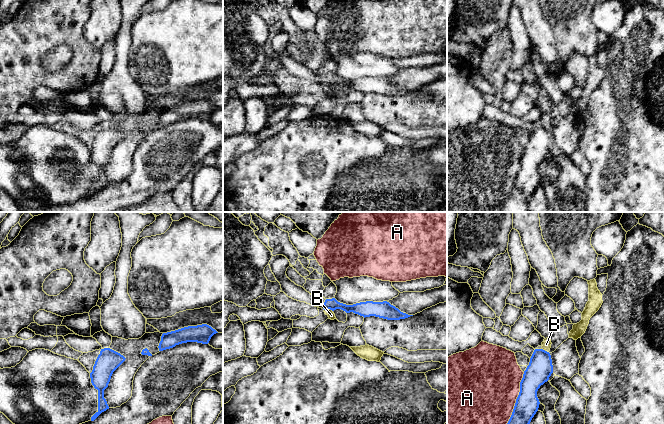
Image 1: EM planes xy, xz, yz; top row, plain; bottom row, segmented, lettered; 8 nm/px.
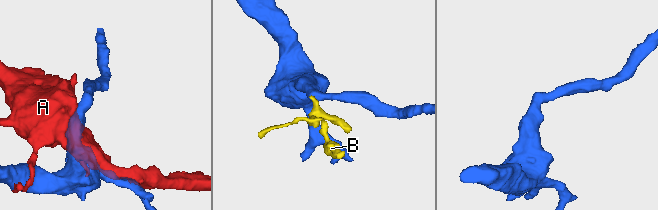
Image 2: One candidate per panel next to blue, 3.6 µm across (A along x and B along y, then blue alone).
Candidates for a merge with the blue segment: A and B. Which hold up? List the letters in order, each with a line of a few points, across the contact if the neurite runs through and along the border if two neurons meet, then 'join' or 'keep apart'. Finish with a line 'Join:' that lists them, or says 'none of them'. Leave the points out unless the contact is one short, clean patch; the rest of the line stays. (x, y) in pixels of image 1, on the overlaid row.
A: keep apart
B: line xz (324, 309), (332, 311); keep apart
Join: none of them

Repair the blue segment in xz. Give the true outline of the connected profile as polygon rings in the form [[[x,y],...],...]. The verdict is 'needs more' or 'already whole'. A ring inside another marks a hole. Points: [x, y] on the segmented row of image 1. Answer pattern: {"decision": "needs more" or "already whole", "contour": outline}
{"decision": "already whole", "contour": [[[332,298],[325,300],[323,309],[324,310],[330,309],[332,311],[336,309],[341,309],[346,313],[353,312],[355,314],[363,316],[364,318],[375,316],[387,320],[400,320],[413,316],[401,312],[398,308],[391,305],[387,301],[383,302],[366,301],[356,303],[353,305],[346,305],[338,302],[335,298]]]}

